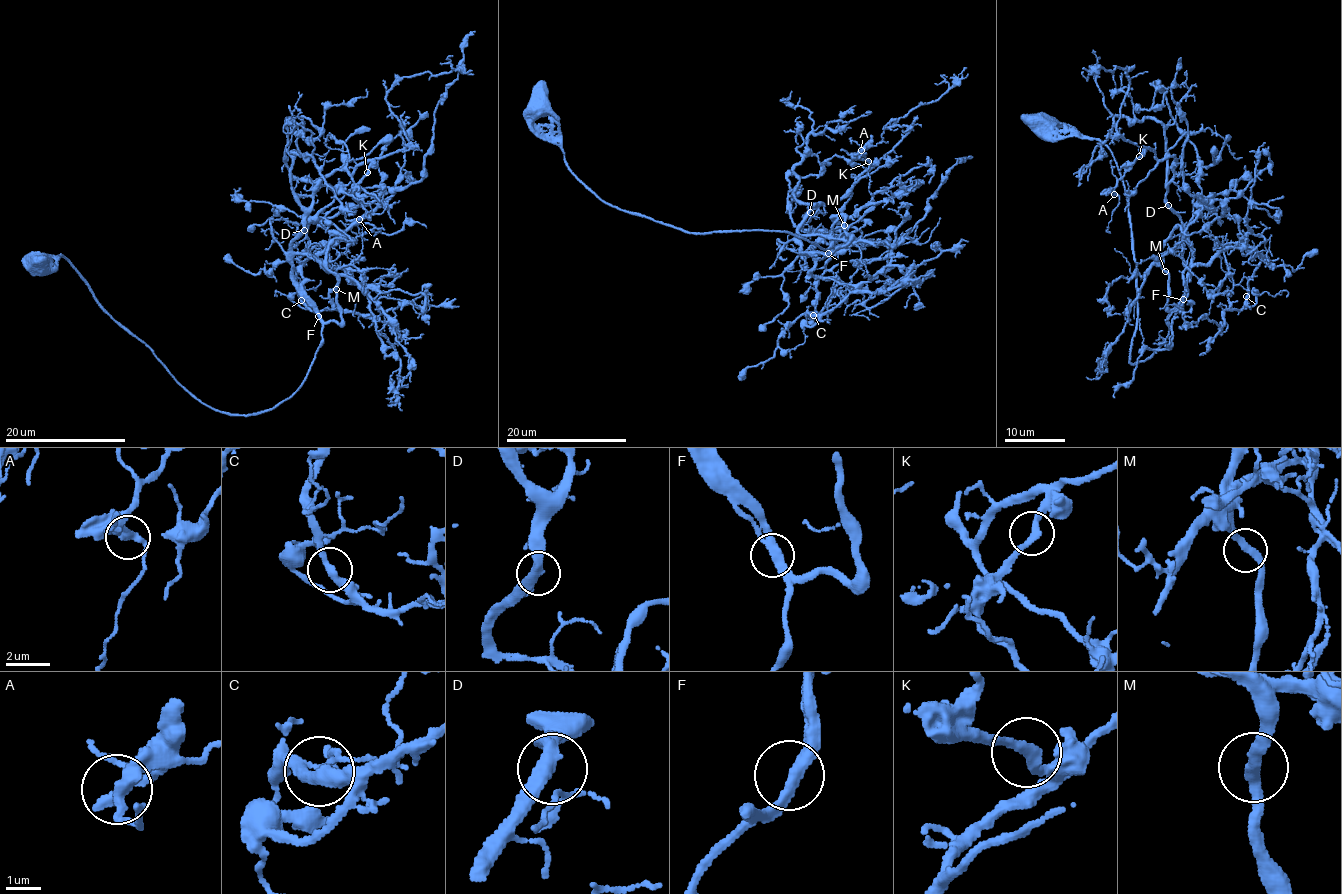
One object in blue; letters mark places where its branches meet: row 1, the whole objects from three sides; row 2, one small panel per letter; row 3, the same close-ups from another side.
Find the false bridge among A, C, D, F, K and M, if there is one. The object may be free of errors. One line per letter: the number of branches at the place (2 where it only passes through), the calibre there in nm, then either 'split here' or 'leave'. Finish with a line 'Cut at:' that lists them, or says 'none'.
A: 2 branches meet; 320 nm thick; leave
C: 2 branches meet; 360 nm thick; leave
D: 2 branches meet; 380 nm thick; leave
F: 2 branches meet; 360 nm thick; leave
K: 2 branches meet; 300 nm thick; leave
M: 2 branches meet; 320 nm thick; leave
Cut at: none

